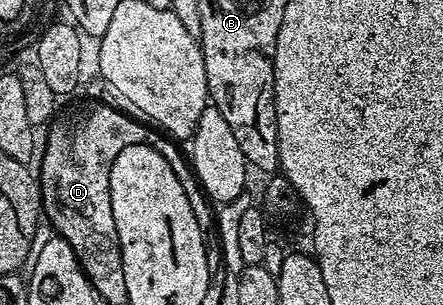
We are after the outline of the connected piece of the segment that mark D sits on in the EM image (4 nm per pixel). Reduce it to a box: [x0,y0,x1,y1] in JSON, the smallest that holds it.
[37,103,181,261]

